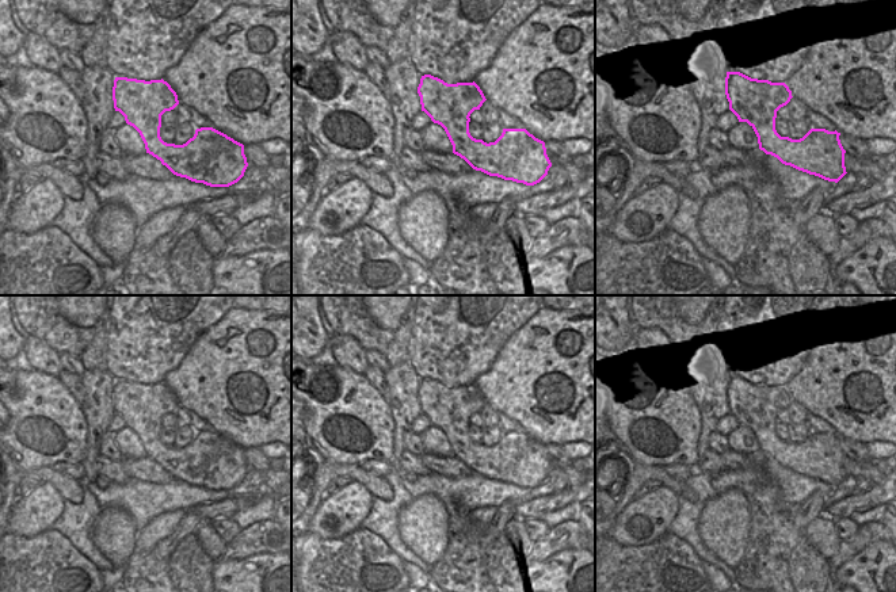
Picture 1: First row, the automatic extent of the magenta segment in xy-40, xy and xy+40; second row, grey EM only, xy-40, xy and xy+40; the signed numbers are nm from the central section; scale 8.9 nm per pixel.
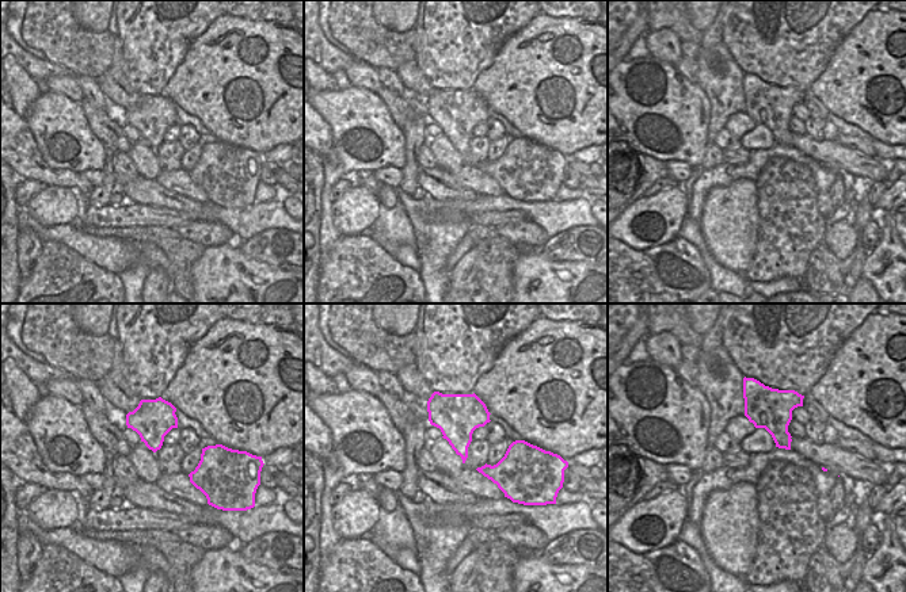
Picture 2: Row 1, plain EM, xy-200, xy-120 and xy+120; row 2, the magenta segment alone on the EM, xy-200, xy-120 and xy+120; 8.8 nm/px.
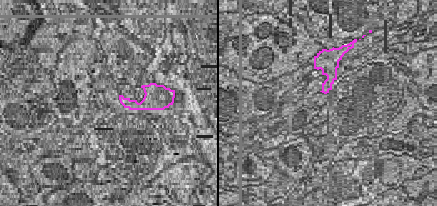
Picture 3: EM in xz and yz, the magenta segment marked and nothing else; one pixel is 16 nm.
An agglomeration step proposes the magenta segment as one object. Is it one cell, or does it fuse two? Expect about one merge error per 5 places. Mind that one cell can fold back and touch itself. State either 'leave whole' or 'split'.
leave whole

